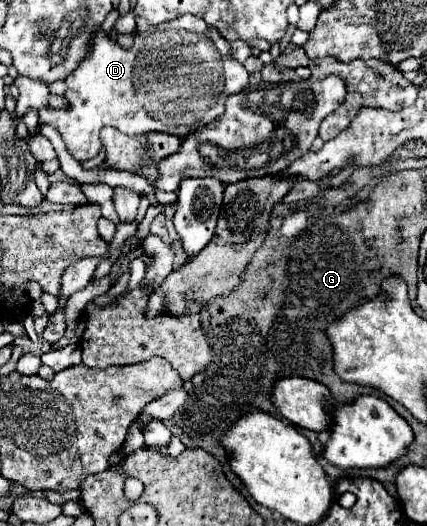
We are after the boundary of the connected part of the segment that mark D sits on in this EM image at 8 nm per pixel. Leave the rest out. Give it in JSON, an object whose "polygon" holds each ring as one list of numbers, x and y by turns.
{"polygon":[[178,17,176,21,166,23,166,27,152,31,152,35,136,35,134,47,128,51,114,43,112,37,108,37,104,31,96,31,90,43,90,55,84,59,84,65,80,65,80,69,76,69,66,79,66,85,66,97,68,101,72,101,72,109,64,111,44,107,40,109,40,121,54,125,60,131,72,157,84,163,98,155,100,129,106,125,116,127,126,135,166,131,178,137,186,137,188,133,192,133,192,129,200,129,200,125,206,125,208,121,222,117,226,97,240,93,248,85,248,71,242,63,234,61,230,53,224,59,212,39,206,39,202,33,192,33,192,29,188,29,186,33,186,21,184,17]]}

